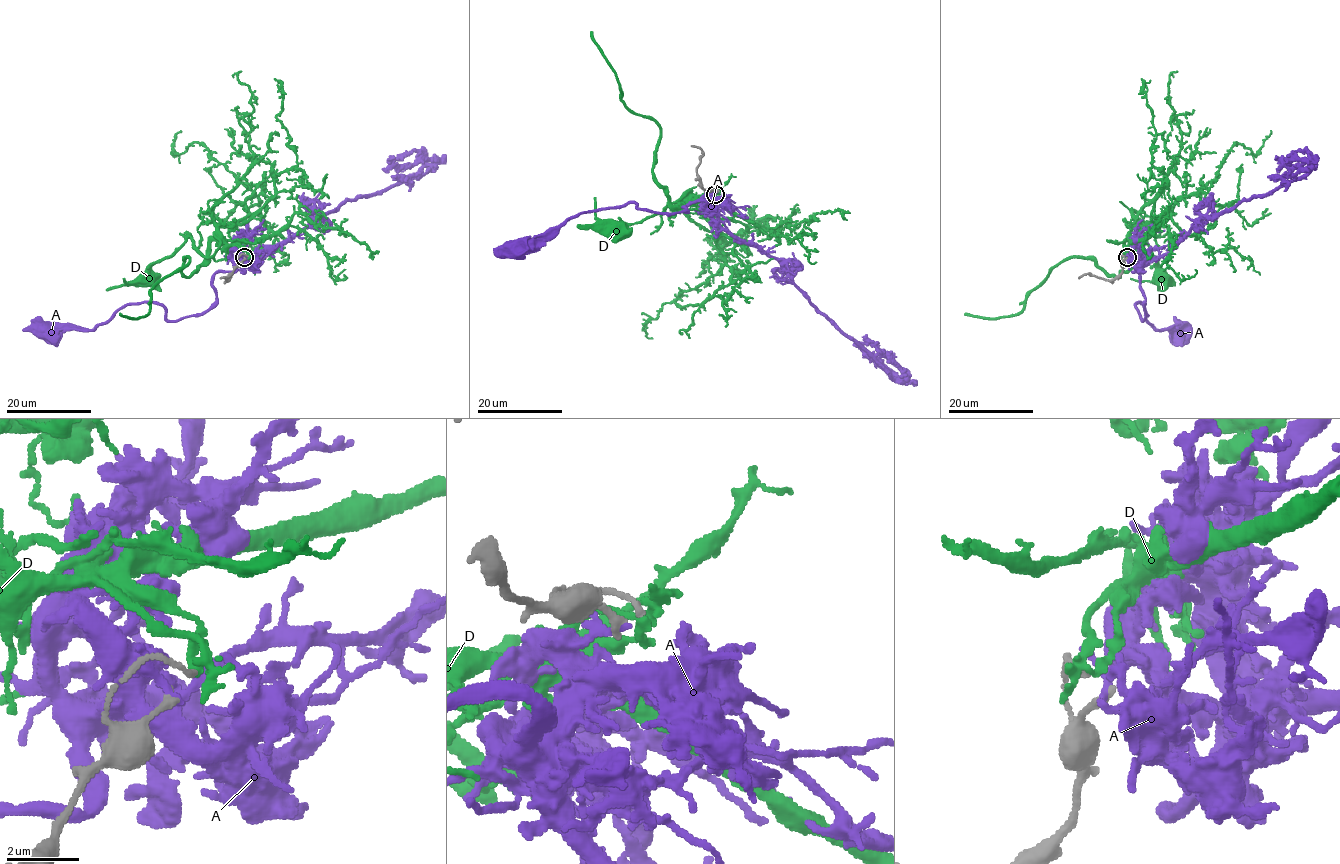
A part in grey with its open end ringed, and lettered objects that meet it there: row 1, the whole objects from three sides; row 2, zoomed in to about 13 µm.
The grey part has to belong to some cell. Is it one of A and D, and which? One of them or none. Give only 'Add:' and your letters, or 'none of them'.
Add: none of them

